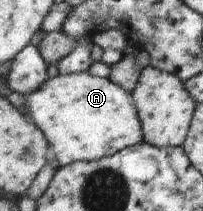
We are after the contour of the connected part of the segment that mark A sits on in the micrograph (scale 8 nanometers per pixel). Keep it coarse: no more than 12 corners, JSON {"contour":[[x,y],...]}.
{"contour":[[87,71],[26,96],[60,166],[144,142],[132,93]]}

